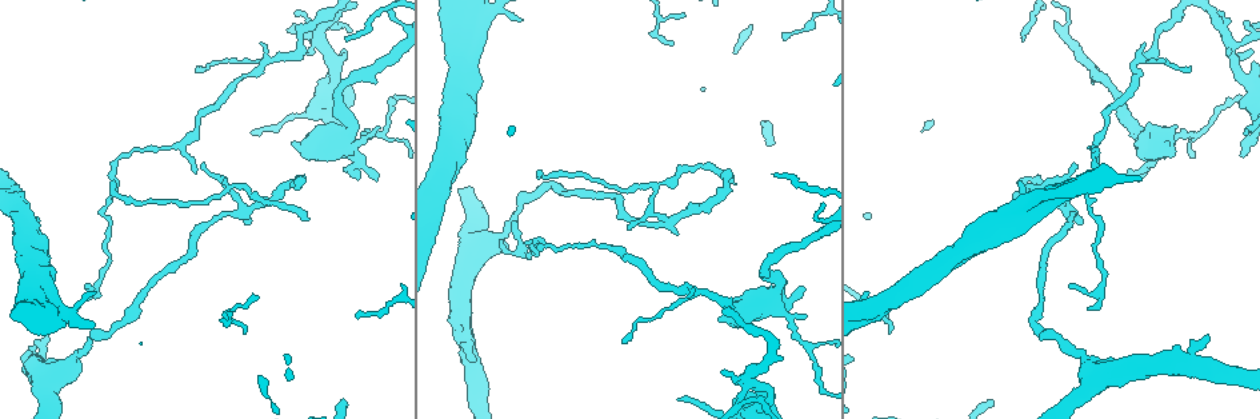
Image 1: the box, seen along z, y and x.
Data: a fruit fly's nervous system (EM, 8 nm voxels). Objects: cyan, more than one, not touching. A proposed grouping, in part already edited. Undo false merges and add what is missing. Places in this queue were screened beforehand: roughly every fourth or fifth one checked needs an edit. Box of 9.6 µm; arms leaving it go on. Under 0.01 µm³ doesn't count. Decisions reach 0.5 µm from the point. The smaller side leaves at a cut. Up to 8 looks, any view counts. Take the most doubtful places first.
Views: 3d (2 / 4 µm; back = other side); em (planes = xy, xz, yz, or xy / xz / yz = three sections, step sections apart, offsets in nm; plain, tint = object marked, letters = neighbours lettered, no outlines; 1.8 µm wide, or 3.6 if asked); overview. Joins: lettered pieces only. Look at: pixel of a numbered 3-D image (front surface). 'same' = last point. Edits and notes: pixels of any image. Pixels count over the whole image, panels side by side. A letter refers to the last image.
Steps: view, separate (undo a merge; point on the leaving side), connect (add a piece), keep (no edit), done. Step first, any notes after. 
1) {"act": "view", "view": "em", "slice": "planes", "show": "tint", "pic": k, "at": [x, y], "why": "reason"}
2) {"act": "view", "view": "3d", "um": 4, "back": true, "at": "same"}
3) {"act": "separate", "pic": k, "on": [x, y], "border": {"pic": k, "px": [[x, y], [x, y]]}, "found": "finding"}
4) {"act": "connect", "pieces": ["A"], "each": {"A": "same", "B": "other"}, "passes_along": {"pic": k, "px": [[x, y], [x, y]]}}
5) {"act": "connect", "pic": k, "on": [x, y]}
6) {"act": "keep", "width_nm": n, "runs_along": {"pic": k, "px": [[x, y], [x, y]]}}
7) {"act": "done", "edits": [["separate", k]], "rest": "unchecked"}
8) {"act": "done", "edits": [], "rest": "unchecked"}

{"act": "view", "view": "em", "um": 3.6, "slice": "planes", "show": "letters", "pic": 1, "at": [752, 384]}

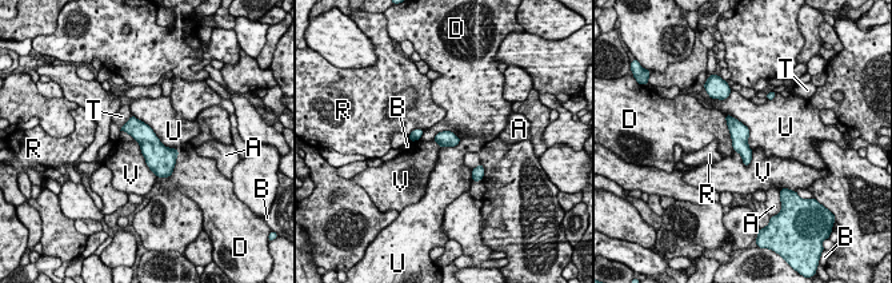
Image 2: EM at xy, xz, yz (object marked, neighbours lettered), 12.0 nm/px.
{"act": "keep", "longest_contact_nm": ["U", 650], "each": {"A": "other", "B": "other", "D": "other", "R": "other", "T": "other", "U": "other", "V": "other"}, "border": {"pic": 2, "px": [[132, 114], [174, 148]]}, "found": "one cell here"}

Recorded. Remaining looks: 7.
{"act": "view", "view": "3d", "um": 2, "back": true, "pic": 1, "at": [50, 339], "why": "stops while still wide"}

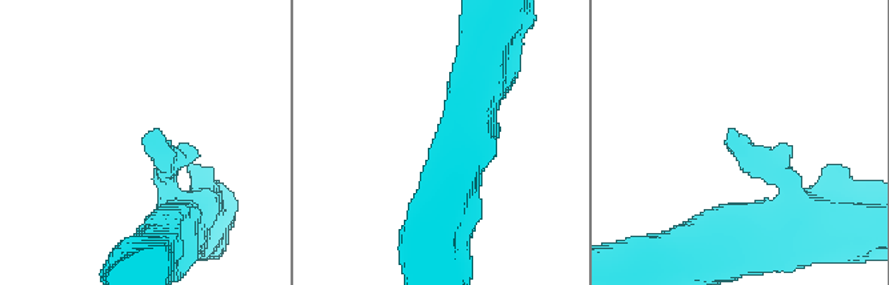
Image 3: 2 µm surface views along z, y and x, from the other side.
{"act": "view", "view": "em", "slice": "planes", "show": "letters", "pic": 3, "at": [730, 142], "why": "need the tissue"}

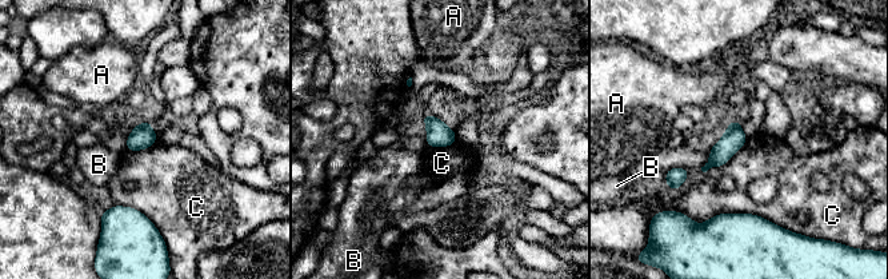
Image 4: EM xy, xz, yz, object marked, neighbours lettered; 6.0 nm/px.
{"act": "keep", "each": {"A": "other", "B": "other", "C": "other"}, "border": {"pic": 4, "px": [[776, 223], [715, 214], [702, 224]]}, "found": "no lettered piece goes on from it"}

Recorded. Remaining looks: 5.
{"act": "view", "view": "em", "slice": "yz", "step": 4, "show": "tint", "pic": 1, "at": [884, 302], "why": "calibre changes"}

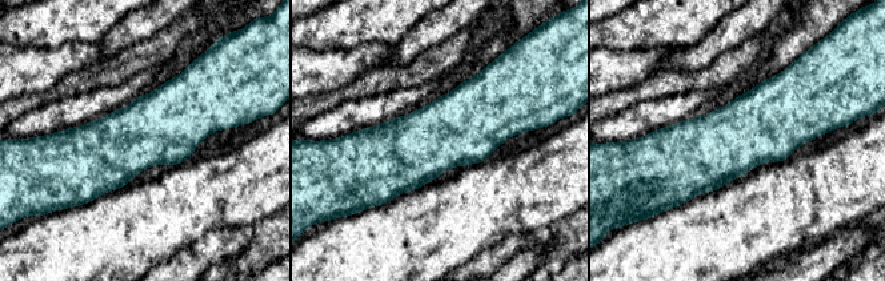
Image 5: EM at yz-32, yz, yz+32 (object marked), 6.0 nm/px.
{"act": "view", "view": "em", "slice": "planes", "show": "tint", "at": "same", "why": "another direction"}

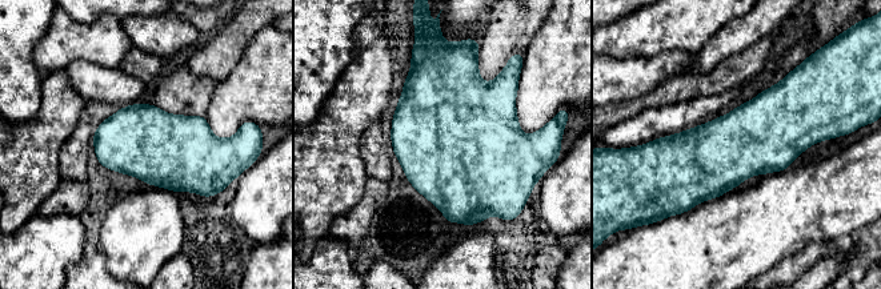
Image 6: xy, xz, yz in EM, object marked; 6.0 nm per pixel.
{"act": "view", "view": "em", "slice": "planes", "show": "letters", "at": "same"}

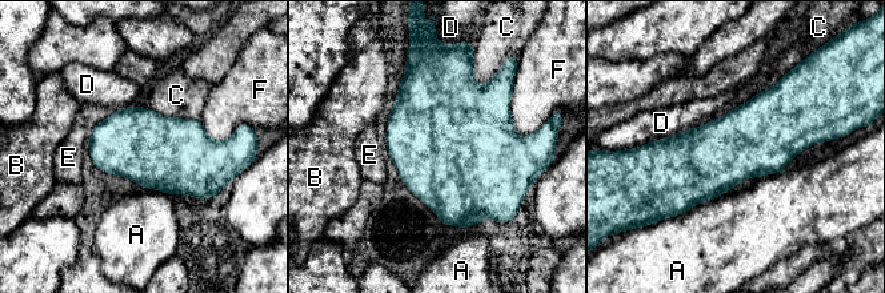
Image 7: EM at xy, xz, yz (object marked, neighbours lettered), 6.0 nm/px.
{"act": "keep", "each": {"A": "other", "B": "other", "C": "other", "D": "other", "E": "other", "F": "other"}, "border": {"pic": 7, "px": [[732, 188], [673, 217]]}, "found": "all the same cell"}

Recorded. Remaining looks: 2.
{"act": "done", "edits": [], "rest": "unchecked"}

